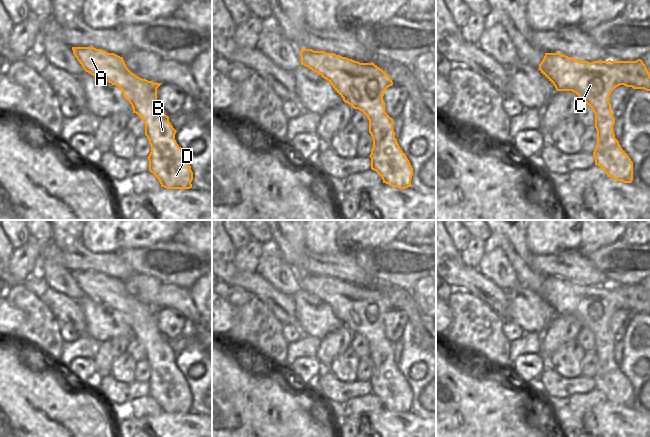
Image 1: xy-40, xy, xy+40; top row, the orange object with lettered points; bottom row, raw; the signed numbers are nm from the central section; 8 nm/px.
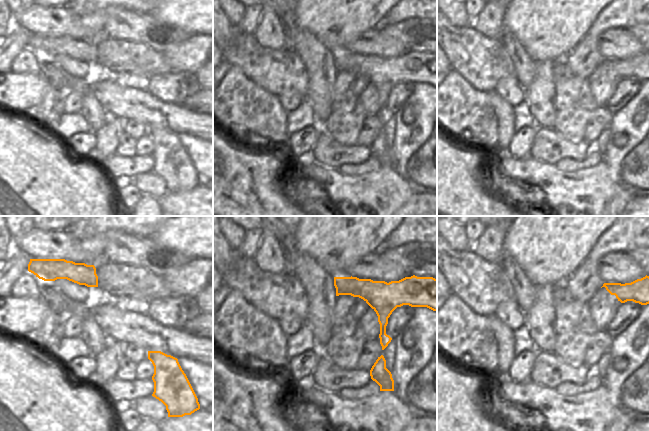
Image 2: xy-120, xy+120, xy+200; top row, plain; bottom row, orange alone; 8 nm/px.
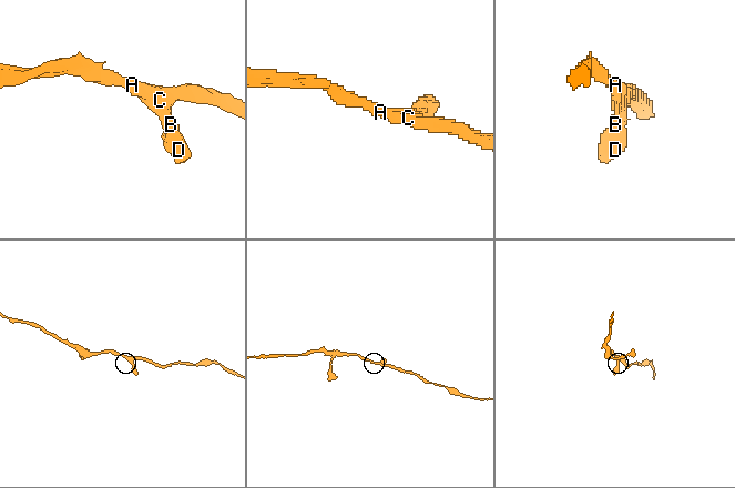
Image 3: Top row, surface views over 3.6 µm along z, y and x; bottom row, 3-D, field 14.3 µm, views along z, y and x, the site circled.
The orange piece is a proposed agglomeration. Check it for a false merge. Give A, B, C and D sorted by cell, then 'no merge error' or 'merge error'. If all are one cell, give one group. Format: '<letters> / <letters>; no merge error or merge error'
A B C D; no merge error

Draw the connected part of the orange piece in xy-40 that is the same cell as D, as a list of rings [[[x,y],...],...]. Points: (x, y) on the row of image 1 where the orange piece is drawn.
[[[72,47],[72,50],[86,72],[98,79],[116,85],[123,92],[125,99],[131,104],[133,113],[136,113],[143,120],[145,135],[151,146],[151,152],[147,157],[149,171],[159,180],[161,187],[166,189],[192,188],[193,172],[187,156],[175,140],[177,131],[173,128],[169,122],[169,117],[161,110],[157,102],[157,88],[162,83],[154,83],[138,77],[127,68],[123,57],[114,53],[108,53],[94,47]]]

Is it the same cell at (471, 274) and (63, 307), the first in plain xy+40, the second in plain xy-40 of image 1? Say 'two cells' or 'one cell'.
one cell

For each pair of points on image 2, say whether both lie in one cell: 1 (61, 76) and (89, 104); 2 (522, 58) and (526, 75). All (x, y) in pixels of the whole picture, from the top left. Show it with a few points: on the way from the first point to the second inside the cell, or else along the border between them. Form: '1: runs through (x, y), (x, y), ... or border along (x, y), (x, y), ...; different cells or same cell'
1: runs through (70, 83), (79, 84), (88, 95); same cell
2: runs through (522, 62), (525, 71); same cell

